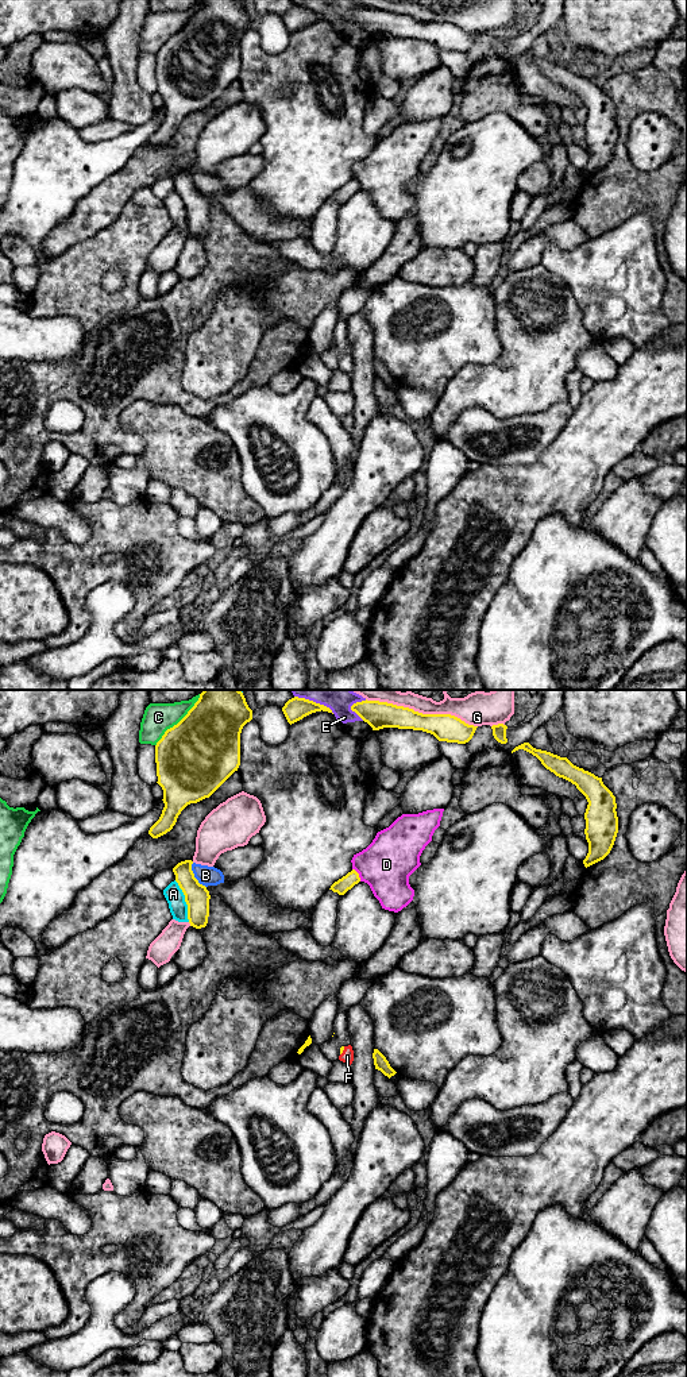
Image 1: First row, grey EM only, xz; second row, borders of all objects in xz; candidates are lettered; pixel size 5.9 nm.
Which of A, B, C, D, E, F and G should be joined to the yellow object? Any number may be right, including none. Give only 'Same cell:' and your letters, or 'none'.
Same cell: F

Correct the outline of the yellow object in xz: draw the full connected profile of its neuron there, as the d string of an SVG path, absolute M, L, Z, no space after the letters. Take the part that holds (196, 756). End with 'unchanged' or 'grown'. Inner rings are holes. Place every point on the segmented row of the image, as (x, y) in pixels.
M204 690L188 714L173 728L167 729L155 745L158 784L163 790L165 807L159 819L150 828L148 834L158 838L173 829L181 811L190 803L209 798L240 765L240 733L252 720L240 690Z | unchanged

